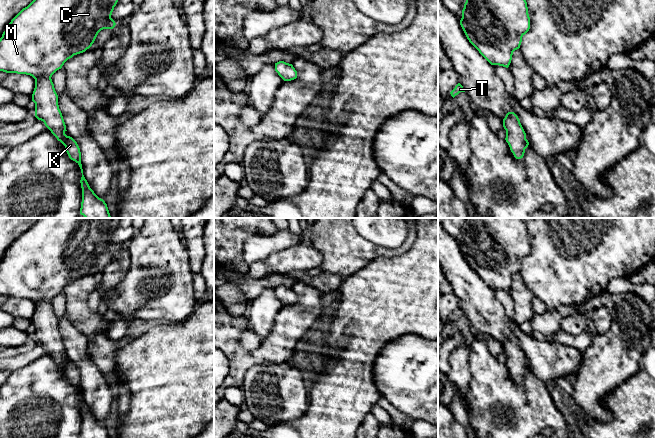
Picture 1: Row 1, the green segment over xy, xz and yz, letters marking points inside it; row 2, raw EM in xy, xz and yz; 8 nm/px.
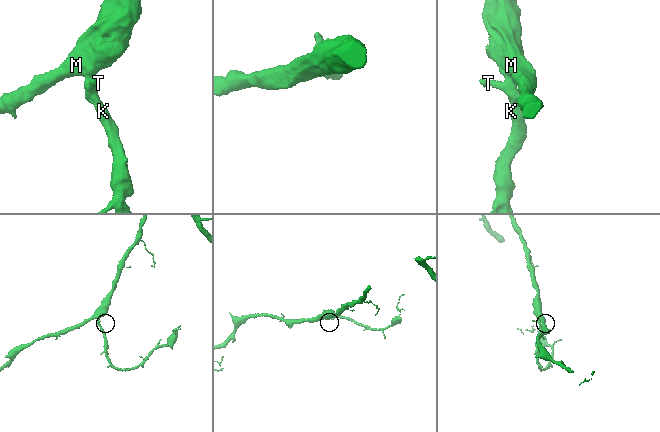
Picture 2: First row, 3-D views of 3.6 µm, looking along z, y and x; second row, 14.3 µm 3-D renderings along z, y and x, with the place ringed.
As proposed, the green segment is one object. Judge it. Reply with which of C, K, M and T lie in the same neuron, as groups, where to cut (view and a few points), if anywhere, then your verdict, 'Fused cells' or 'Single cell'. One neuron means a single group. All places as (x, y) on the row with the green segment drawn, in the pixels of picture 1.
Groups: C K M T. No split. Single cell

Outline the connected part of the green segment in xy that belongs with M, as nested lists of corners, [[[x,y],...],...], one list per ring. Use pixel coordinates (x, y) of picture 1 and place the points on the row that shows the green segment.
[[[33,0],[11,20],[0,38],[0,71],[26,74],[35,79],[32,94],[35,117],[44,122],[57,140],[65,146],[69,158],[81,169],[80,214],[85,218],[111,216],[105,201],[94,193],[83,175],[81,152],[77,142],[65,134],[66,125],[51,77],[68,59],[89,49],[101,30],[115,27],[116,23],[111,15],[117,2],[118,0]]]

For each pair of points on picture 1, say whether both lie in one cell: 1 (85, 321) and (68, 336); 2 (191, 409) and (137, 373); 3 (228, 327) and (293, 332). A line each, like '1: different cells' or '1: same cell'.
1: different cells
2: same cell
3: same cell

